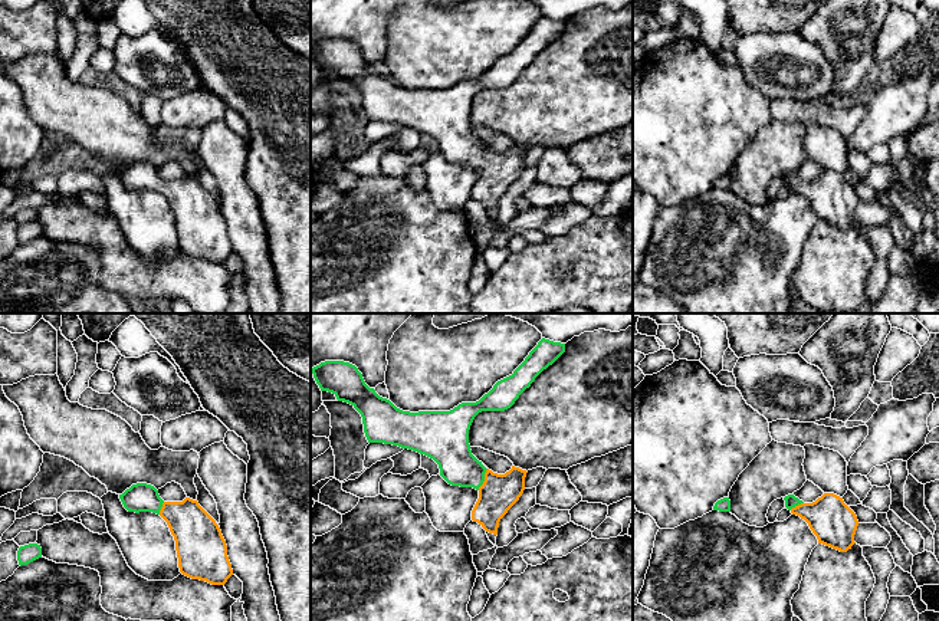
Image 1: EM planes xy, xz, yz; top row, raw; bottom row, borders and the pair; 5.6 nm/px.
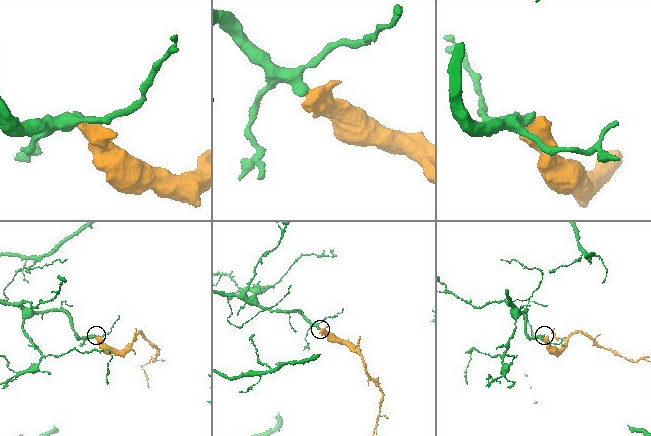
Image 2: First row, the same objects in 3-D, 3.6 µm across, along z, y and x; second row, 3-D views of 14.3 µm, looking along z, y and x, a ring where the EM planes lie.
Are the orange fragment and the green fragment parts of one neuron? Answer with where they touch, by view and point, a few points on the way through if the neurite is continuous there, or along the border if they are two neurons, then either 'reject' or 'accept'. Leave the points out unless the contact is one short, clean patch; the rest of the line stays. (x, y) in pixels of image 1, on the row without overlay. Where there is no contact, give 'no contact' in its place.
xz (485, 157) | across xz (498, 171), (485, 157), (476, 154), (450, 128) | accept

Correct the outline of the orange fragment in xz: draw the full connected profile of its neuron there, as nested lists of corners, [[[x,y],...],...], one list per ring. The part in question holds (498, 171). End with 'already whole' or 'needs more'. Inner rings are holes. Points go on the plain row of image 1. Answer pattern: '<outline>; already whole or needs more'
[[[542,16],[512,53],[498,59],[493,66],[476,80],[462,80],[450,89],[410,91],[397,86],[390,78],[370,66],[358,46],[344,39],[325,39],[311,46],[321,69],[332,70],[338,79],[351,82],[362,95],[368,121],[384,121],[408,126],[433,137],[440,154],[452,164],[473,165],[479,177],[472,188],[472,198],[486,210],[498,213],[500,197],[519,178],[525,168],[526,148],[512,144],[505,152],[493,151],[479,139],[470,128],[469,108],[482,89],[505,89],[531,65],[535,56],[565,30],[565,22]]]; needs more

